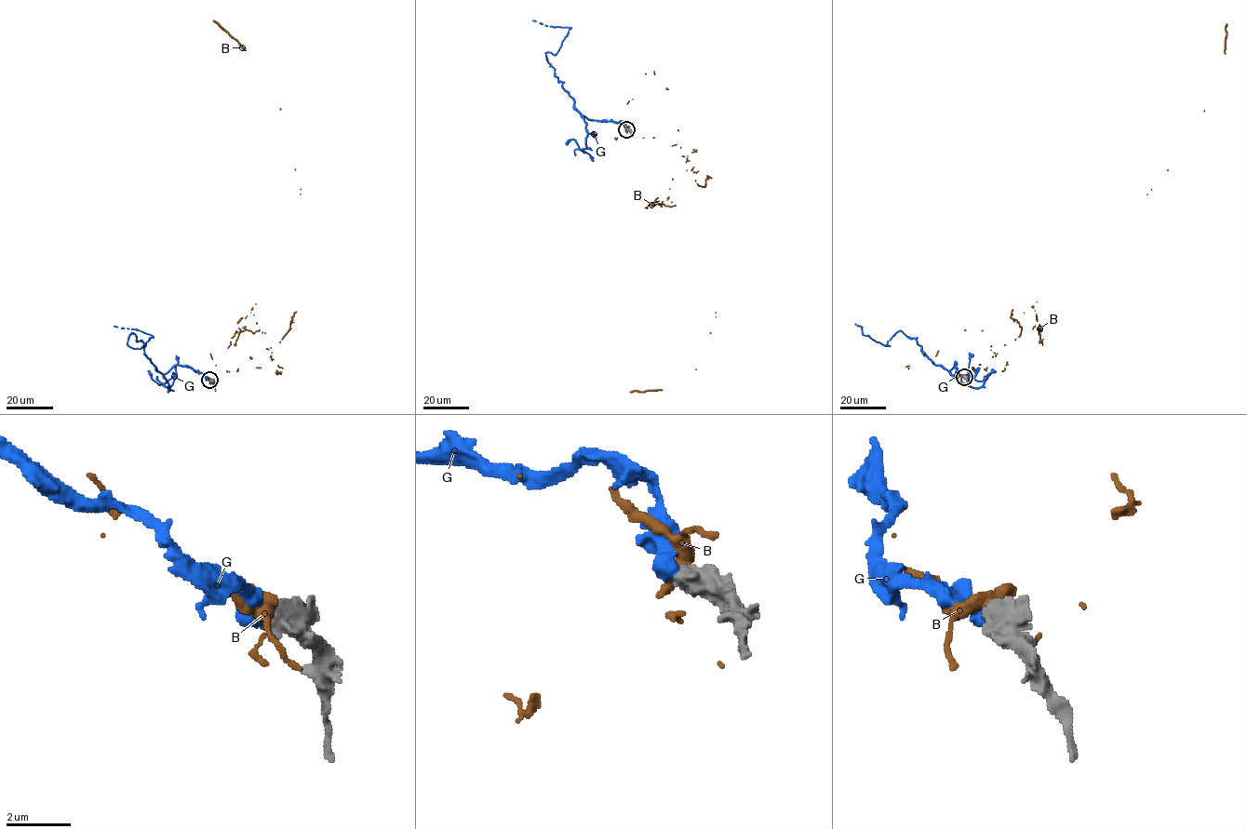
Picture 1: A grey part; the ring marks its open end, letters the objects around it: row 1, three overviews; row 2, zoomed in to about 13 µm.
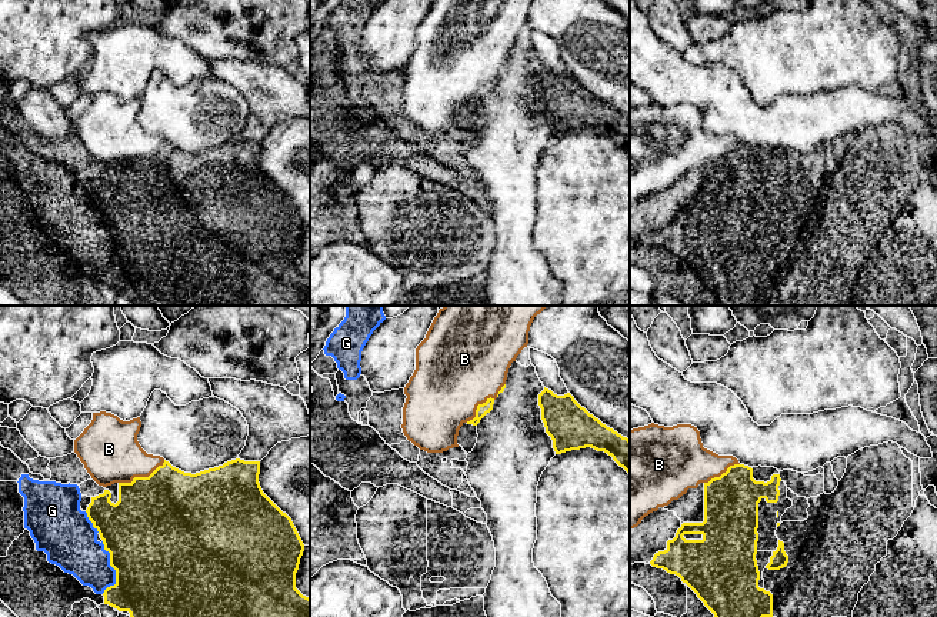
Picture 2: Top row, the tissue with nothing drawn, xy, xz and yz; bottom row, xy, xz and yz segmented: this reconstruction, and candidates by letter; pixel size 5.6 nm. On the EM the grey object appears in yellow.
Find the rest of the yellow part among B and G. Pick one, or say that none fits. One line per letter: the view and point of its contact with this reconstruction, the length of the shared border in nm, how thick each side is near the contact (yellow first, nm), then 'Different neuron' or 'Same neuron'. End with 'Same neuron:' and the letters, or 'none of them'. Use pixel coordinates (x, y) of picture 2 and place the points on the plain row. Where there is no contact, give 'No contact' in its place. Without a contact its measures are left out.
B: Touches yellow at xy (142, 157). Shared border 300 nm. Thickness 500 nm (yellow) against 340 nm. Different neuron
G: Touches yellow at xy (113, 247). Shared border 300 nm. Thickness 500 nm (yellow) against 280 nm. Same neuron
Same neuron: G

